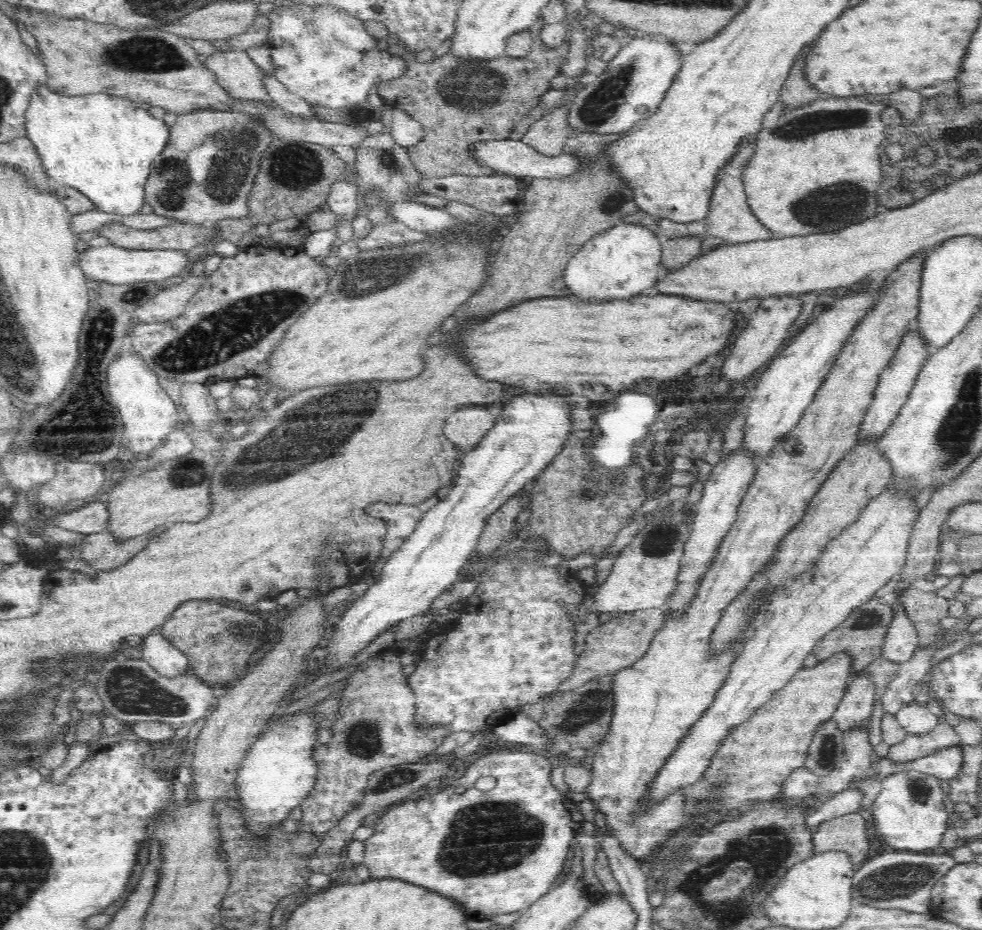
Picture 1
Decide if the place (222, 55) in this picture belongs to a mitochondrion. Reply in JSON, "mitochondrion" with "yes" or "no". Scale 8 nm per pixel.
{"mitochondrion":"no"}

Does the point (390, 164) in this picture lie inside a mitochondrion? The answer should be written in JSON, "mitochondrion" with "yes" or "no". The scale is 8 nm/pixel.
{"mitochondrion":"yes"}

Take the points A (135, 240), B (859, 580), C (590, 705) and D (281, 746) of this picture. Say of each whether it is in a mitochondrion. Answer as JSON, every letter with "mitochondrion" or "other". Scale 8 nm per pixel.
{"A":"other","B":"other","C":"mitochondrion","D":"other"}

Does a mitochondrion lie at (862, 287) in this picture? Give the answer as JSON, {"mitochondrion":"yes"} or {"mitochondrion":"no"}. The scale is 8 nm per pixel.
{"mitochondrion":"no"}

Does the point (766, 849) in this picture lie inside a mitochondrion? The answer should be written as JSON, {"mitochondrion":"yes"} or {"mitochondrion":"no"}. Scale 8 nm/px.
{"mitochondrion":"yes"}

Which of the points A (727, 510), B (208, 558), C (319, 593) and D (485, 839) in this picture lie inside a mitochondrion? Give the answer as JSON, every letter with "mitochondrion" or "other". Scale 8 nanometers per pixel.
{"A":"other","B":"other","C":"other","D":"mitochondrion"}

